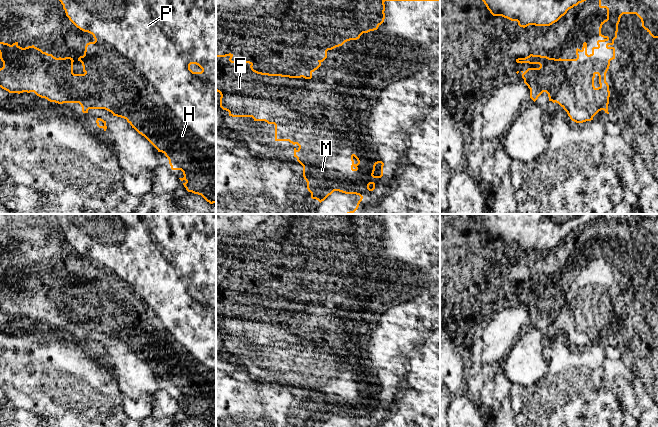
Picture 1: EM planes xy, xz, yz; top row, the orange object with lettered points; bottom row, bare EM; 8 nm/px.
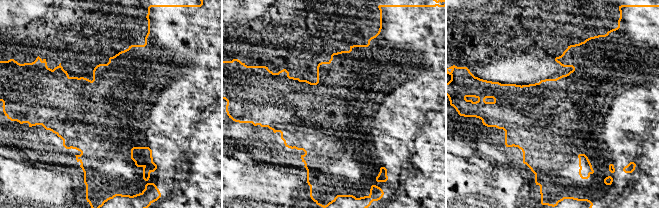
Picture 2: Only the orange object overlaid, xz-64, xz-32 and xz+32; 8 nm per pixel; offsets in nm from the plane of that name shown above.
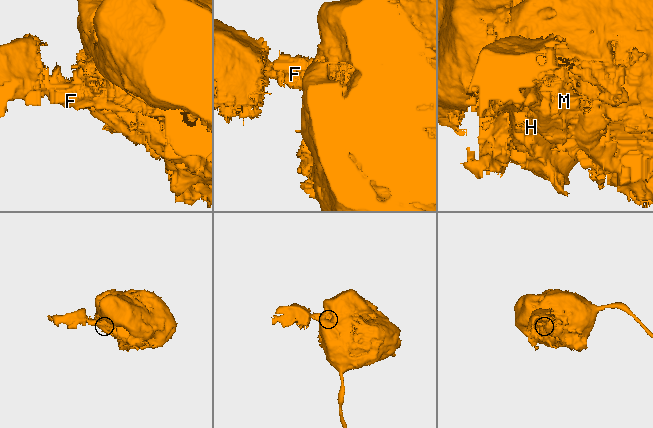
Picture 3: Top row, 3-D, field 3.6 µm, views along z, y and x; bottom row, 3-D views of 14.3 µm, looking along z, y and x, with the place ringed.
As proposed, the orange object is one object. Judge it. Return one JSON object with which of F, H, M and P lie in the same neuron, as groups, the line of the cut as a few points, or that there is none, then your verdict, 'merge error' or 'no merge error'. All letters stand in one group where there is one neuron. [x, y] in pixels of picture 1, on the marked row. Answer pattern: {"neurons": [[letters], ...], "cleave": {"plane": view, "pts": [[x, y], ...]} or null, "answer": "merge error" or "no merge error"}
{"neurons": [["F"], ["H", "M", "P"]], "cleave": {"plane": "xz", "pts": [[291, 76], [287, 94], [302, 110], [288, 129], [286, 140]]}, "answer": "merge error"}

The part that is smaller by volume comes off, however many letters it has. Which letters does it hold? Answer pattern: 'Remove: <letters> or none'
Remove: F

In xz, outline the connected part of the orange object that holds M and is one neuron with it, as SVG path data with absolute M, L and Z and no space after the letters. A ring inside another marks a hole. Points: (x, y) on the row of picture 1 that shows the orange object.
M382 0L383 18L373 29L362 31L356 38L344 40L341 44L335 45L325 50L325 57L318 60L319 65L310 71L310 76L304 75L291 76L291 90L287 92L291 102L301 106L303 111L293 120L293 125L288 128L287 141L293 145L297 144L298 149L294 148L294 157L303 166L303 177L307 182L307 189L311 193L311 198L324 201L334 191L345 194L356 194L361 198L353 211L346 214L440 214L440 0ZM381 163L381 175L374 176L375 166Z

